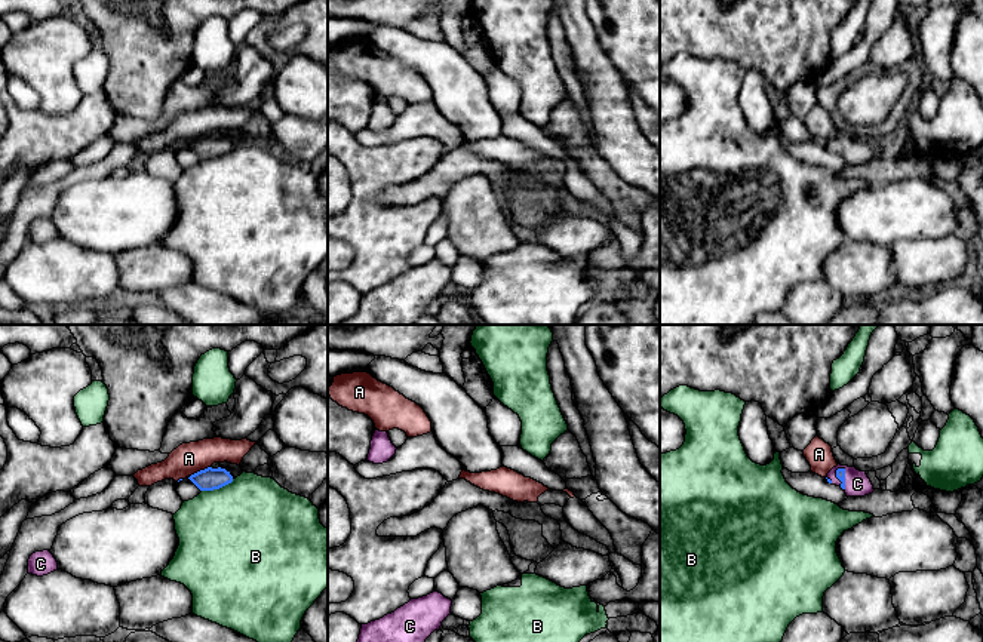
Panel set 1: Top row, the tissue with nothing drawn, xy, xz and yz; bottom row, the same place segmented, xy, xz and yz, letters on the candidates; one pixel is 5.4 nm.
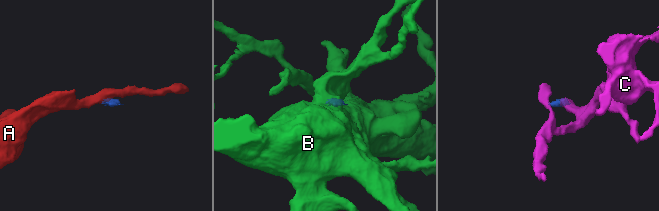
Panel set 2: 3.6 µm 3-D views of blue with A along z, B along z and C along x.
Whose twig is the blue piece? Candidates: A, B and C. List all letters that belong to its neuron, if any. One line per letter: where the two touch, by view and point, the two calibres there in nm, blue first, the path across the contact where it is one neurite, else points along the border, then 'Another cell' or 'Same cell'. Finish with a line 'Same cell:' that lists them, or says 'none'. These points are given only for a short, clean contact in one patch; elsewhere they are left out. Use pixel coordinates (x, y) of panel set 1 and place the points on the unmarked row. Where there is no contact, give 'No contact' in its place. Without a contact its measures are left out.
A: Touches blue at xy (200, 138). Thickness 120 nm (blue) against 170 nm. Boundary: xy (209, 134), (190, 144). Another cell
B: Touches blue at xy (217, 156). Thickness 120 nm (blue) against 500 nm. Boundary: xy (233, 147), (218, 156), (202, 159). Another cell
C: Touches blue at yz (839, 147). Thickness 50 nm (blue) against 140 nm. Path across: yz (841, 140), (839, 147), (857, 151). Same cell
Same cell: C

